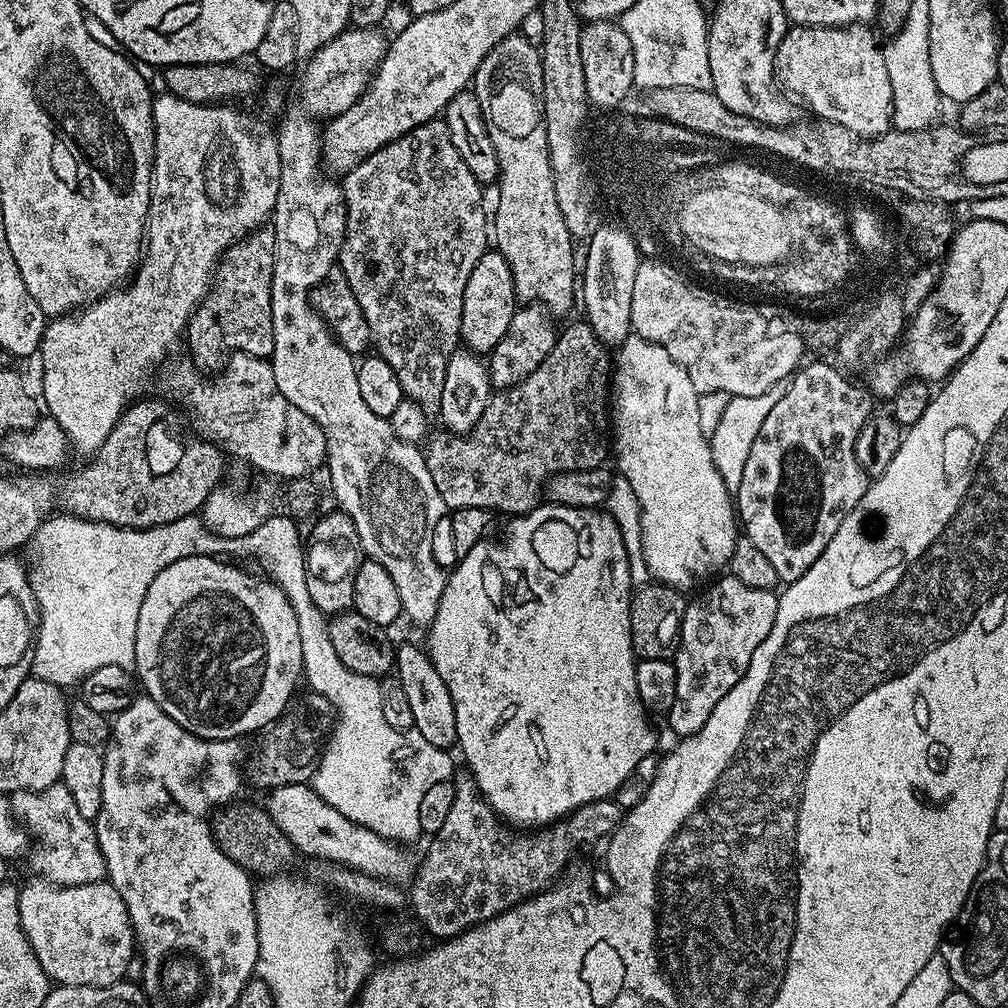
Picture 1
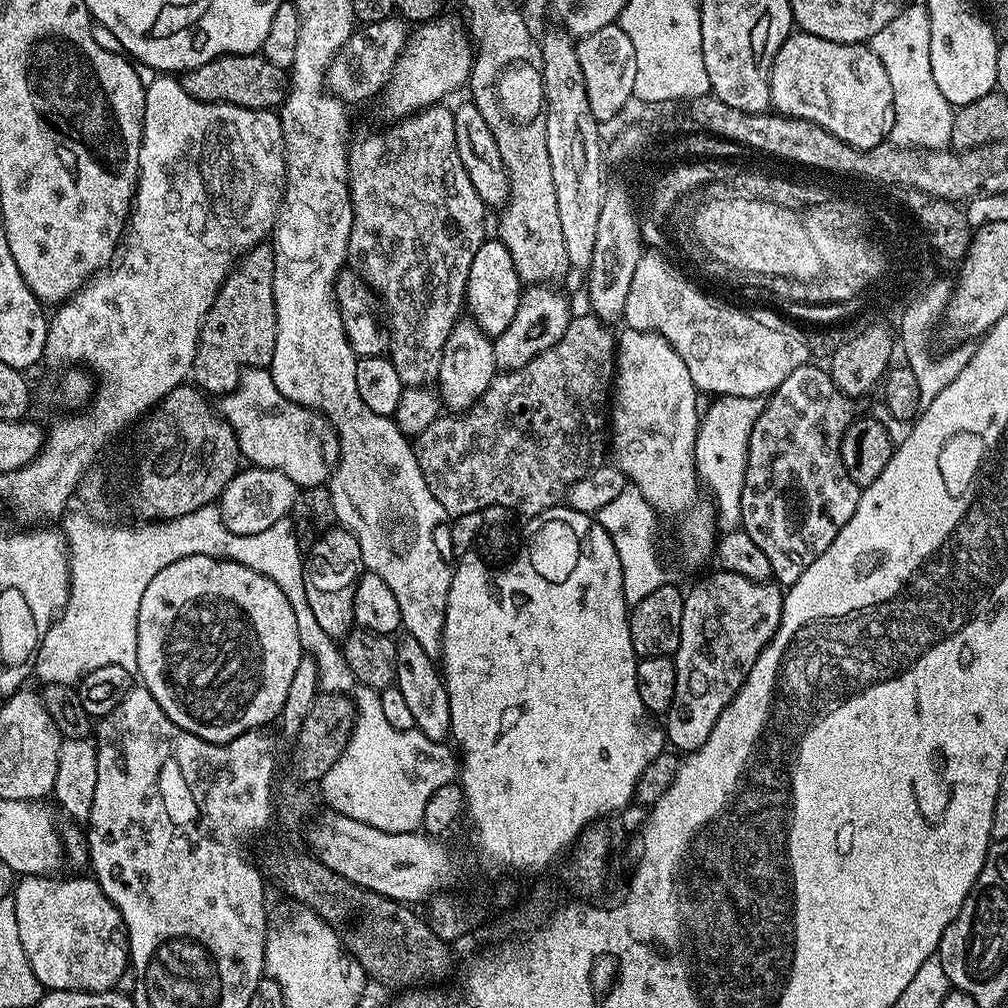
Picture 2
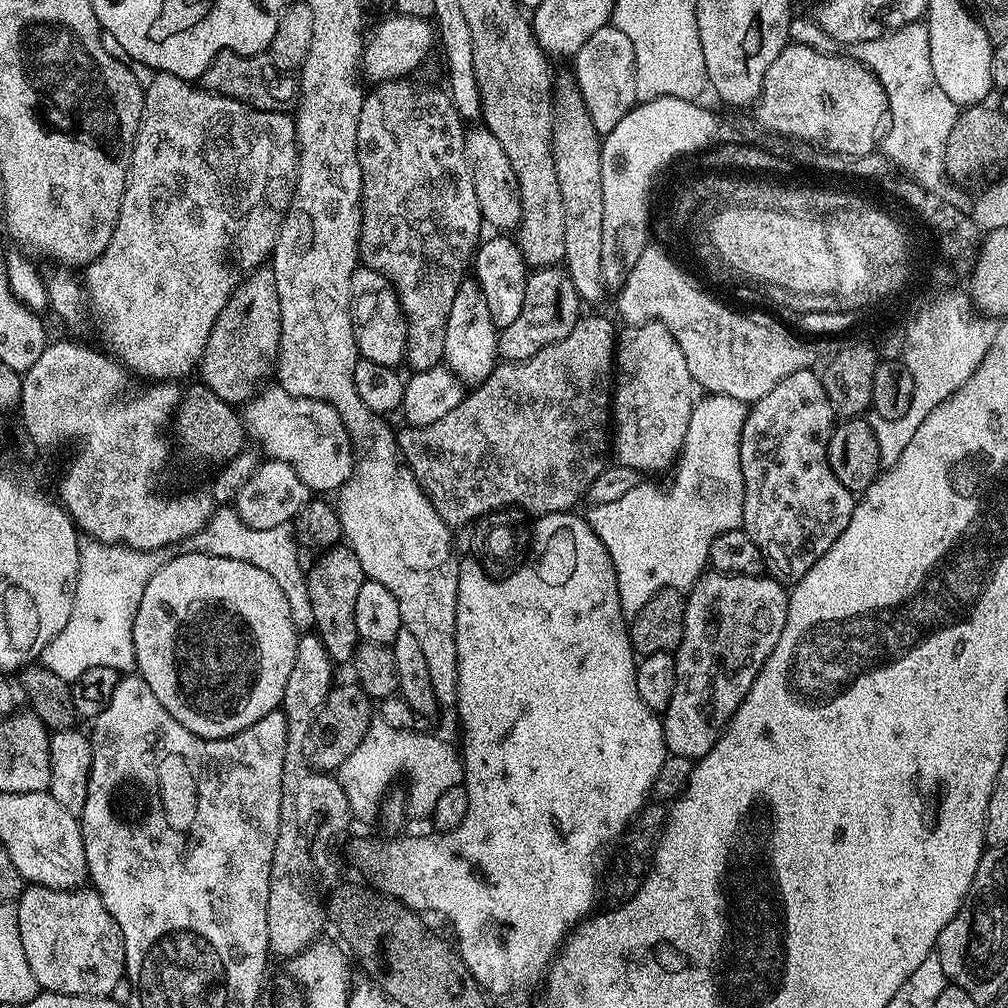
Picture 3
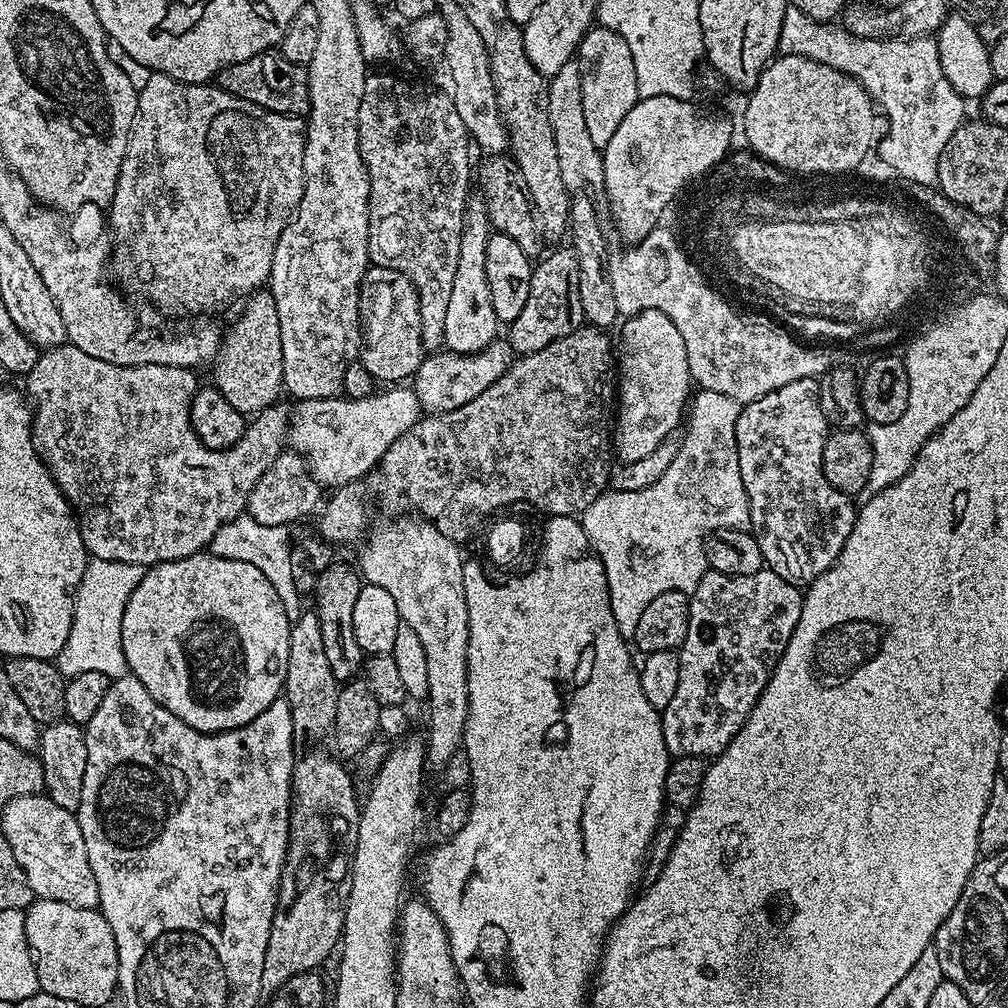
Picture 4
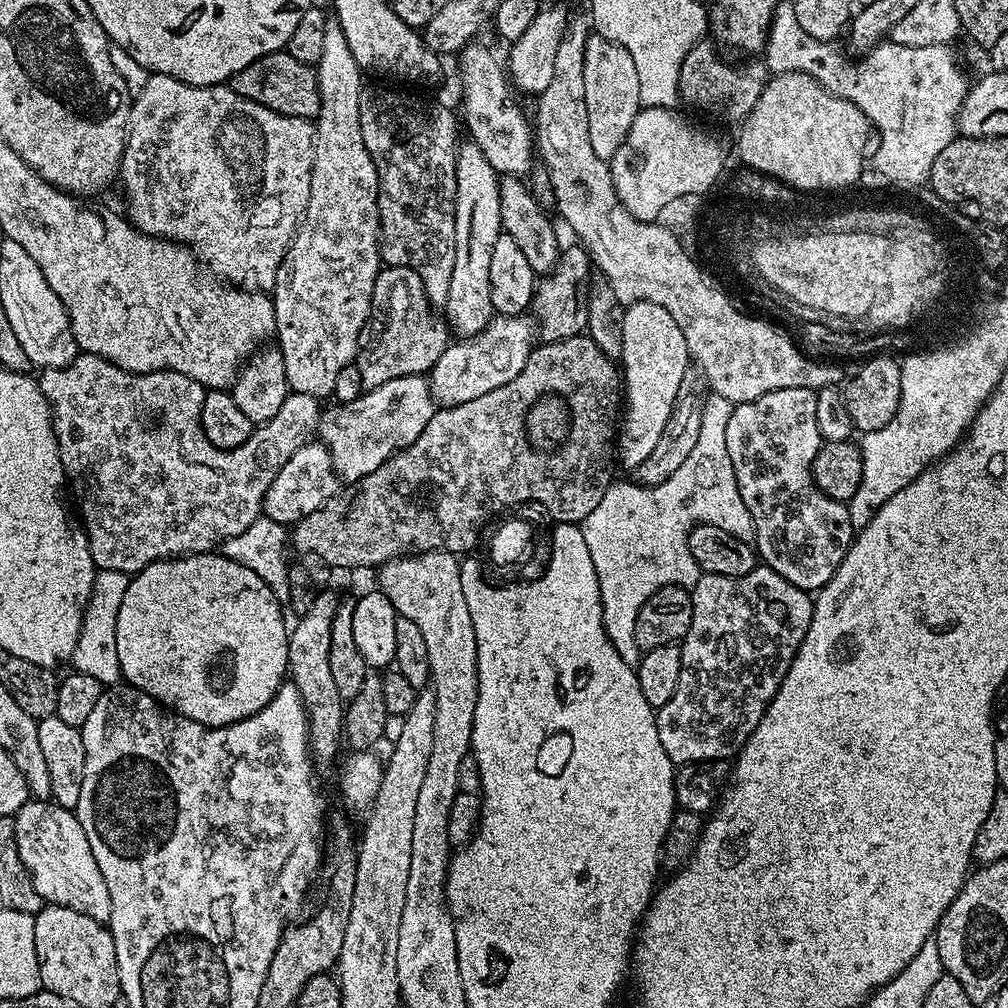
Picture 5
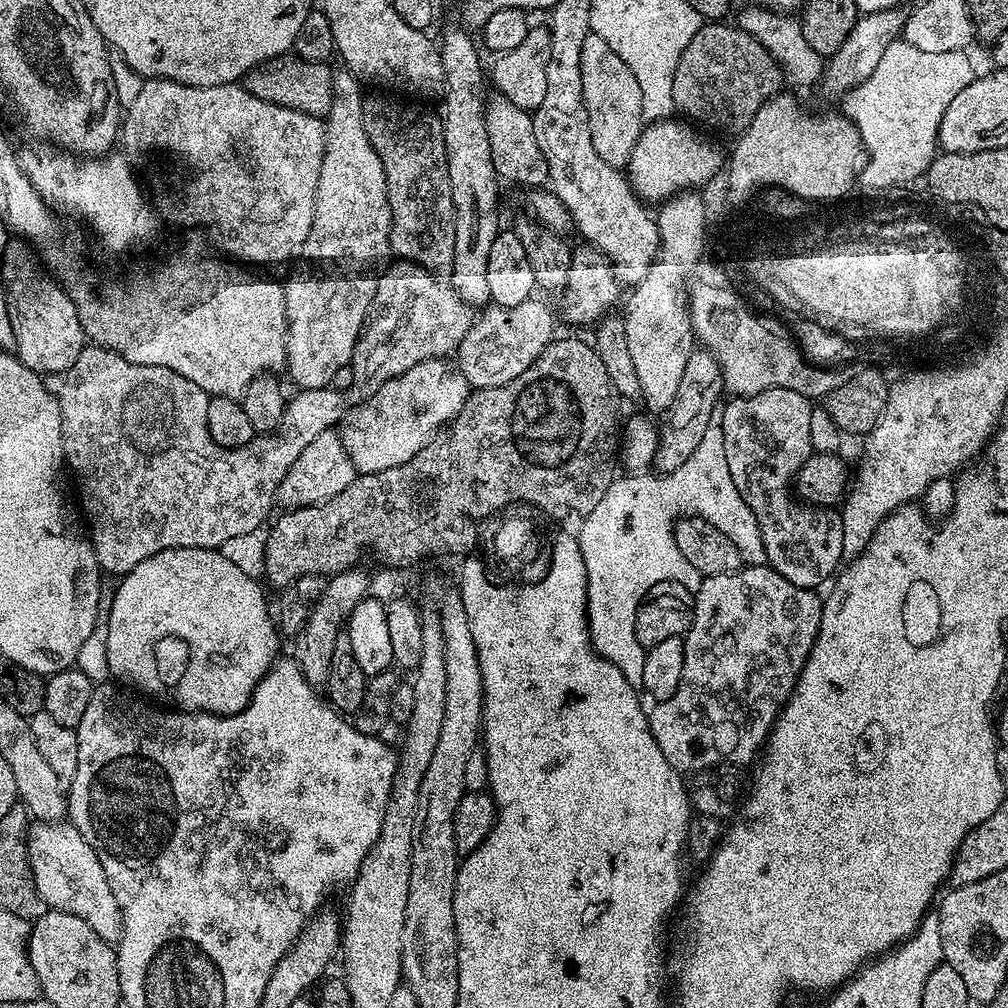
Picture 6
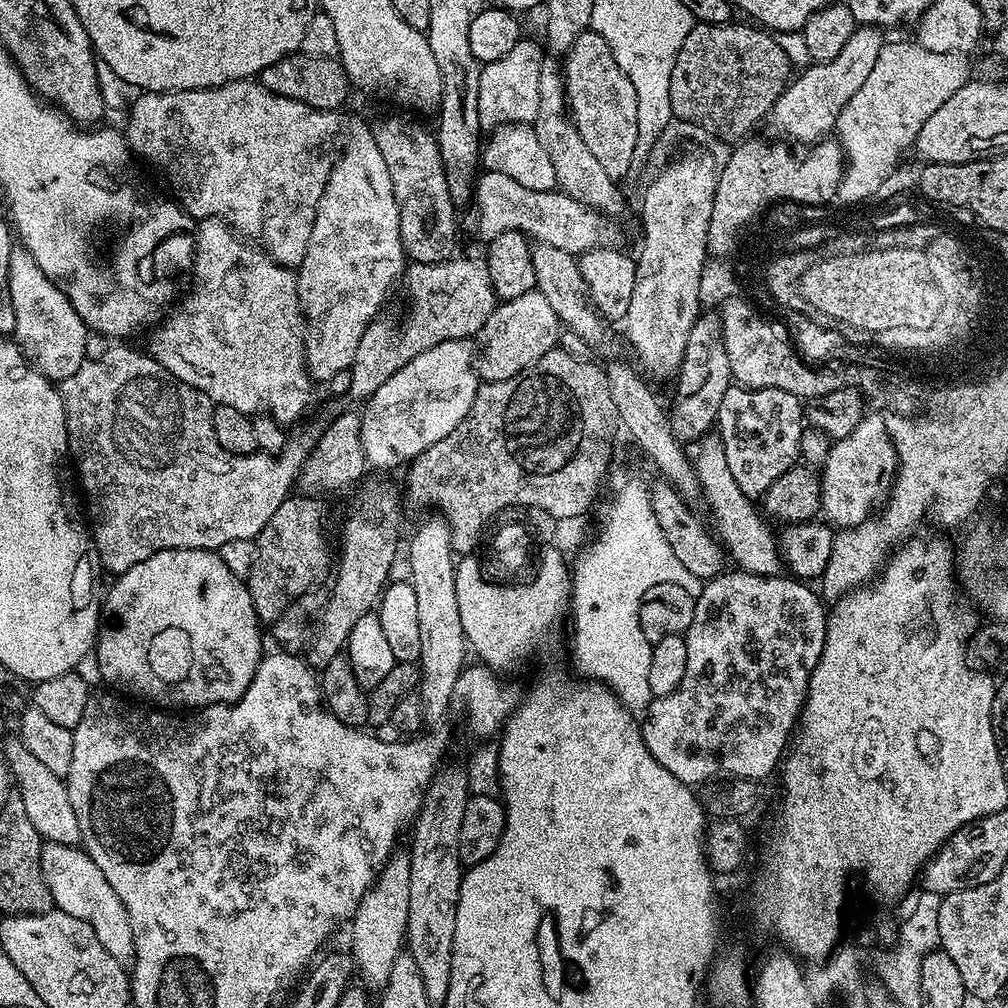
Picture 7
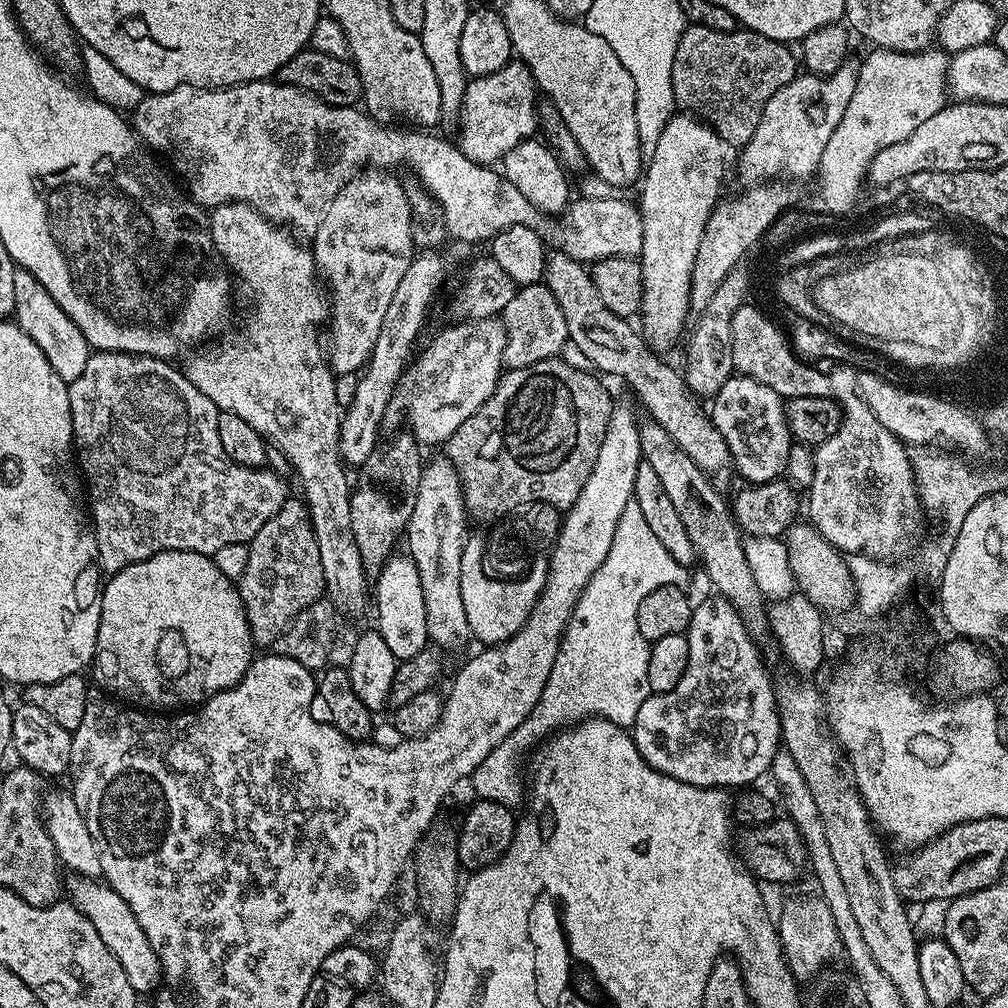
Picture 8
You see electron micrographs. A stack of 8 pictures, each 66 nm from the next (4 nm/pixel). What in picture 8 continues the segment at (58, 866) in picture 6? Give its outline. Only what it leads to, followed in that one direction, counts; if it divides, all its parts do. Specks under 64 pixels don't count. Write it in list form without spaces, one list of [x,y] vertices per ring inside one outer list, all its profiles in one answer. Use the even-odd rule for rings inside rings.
[[[69,875],[66,880],[66,896],[70,903],[89,920],[98,930],[98,938],[106,942],[106,950],[118,958],[122,970],[126,970],[126,978],[137,994],[144,994],[161,981],[160,963],[146,938],[142,934],[142,926],[138,926],[138,918],[134,918],[134,910],[118,898],[113,888],[91,876]]]

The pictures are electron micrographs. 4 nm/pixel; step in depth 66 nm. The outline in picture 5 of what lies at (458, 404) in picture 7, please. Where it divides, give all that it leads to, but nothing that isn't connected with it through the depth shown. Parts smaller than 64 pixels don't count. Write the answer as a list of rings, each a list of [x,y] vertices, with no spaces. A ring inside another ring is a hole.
[[[424,376],[394,378],[382,386],[364,390],[353,401],[337,403],[334,408],[320,412],[319,443],[328,447],[332,465],[341,481],[351,482],[374,474],[400,449],[410,446],[426,430],[426,422],[438,411],[432,391]]]

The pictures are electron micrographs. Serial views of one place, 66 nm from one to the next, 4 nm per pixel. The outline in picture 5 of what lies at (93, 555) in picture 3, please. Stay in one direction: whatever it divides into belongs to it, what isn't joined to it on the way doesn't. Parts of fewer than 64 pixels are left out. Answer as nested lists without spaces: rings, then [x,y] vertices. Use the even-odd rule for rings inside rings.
[[[100,570],[96,573],[96,581],[92,583],[92,593],[88,595],[88,603],[84,606],[84,621],[80,627],[80,637],[74,646],[71,667],[82,674],[90,674],[90,678],[98,678],[102,686],[121,683],[120,663],[118,662],[118,606],[122,606],[122,598],[126,594],[129,573],[118,570]]]

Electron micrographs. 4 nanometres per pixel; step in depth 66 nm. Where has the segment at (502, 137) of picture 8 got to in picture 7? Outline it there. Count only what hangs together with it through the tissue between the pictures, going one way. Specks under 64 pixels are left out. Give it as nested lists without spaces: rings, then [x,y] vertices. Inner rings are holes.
[[[522,38],[502,58],[483,65],[478,78],[478,118],[484,130],[504,124],[531,125],[538,114],[538,82],[540,81],[540,48],[534,41]]]

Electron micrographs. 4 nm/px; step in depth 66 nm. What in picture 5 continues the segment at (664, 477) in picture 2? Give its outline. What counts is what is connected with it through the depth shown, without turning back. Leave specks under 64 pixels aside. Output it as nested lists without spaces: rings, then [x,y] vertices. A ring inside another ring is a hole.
[[[630,304],[622,318],[622,423],[618,428],[618,464],[634,470],[658,446],[658,437],[666,430],[678,386],[690,370],[686,338],[674,318],[654,304]]]

